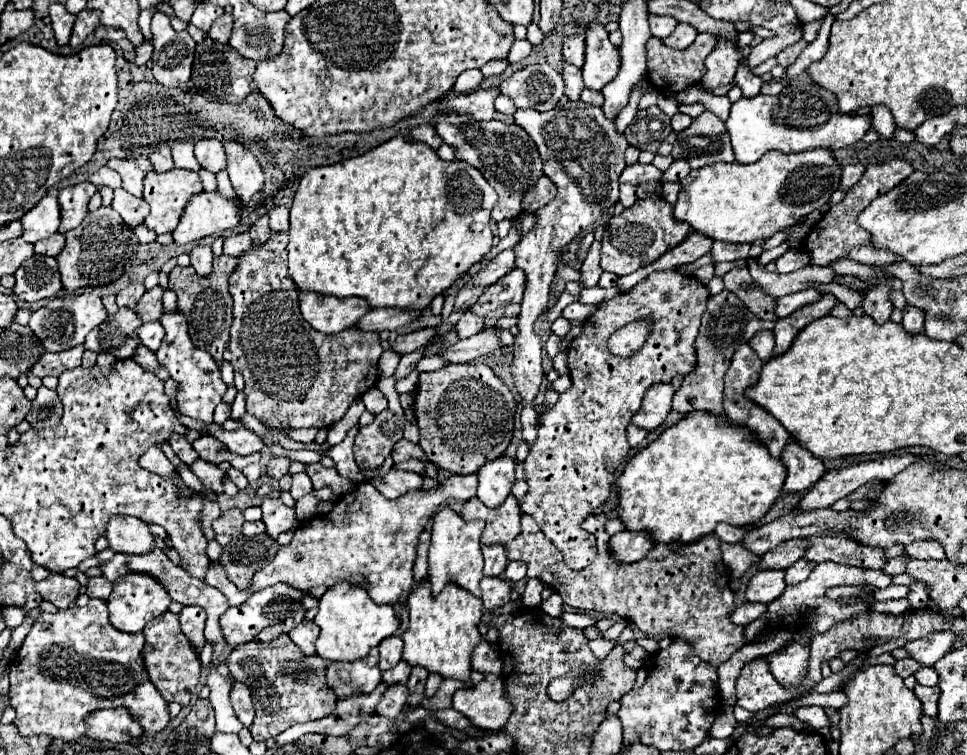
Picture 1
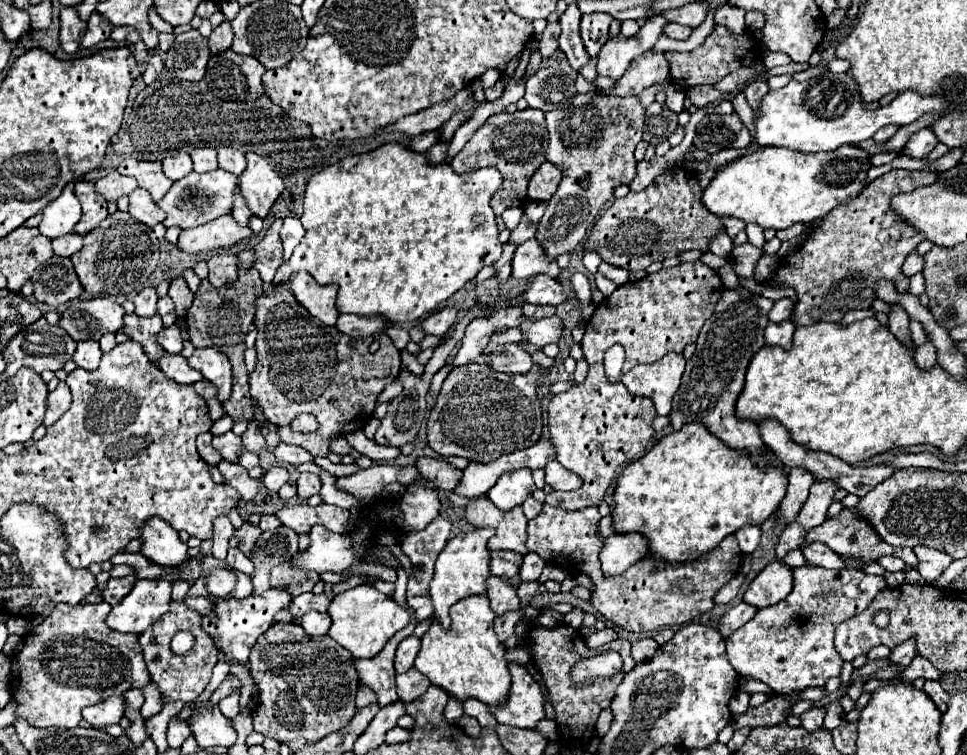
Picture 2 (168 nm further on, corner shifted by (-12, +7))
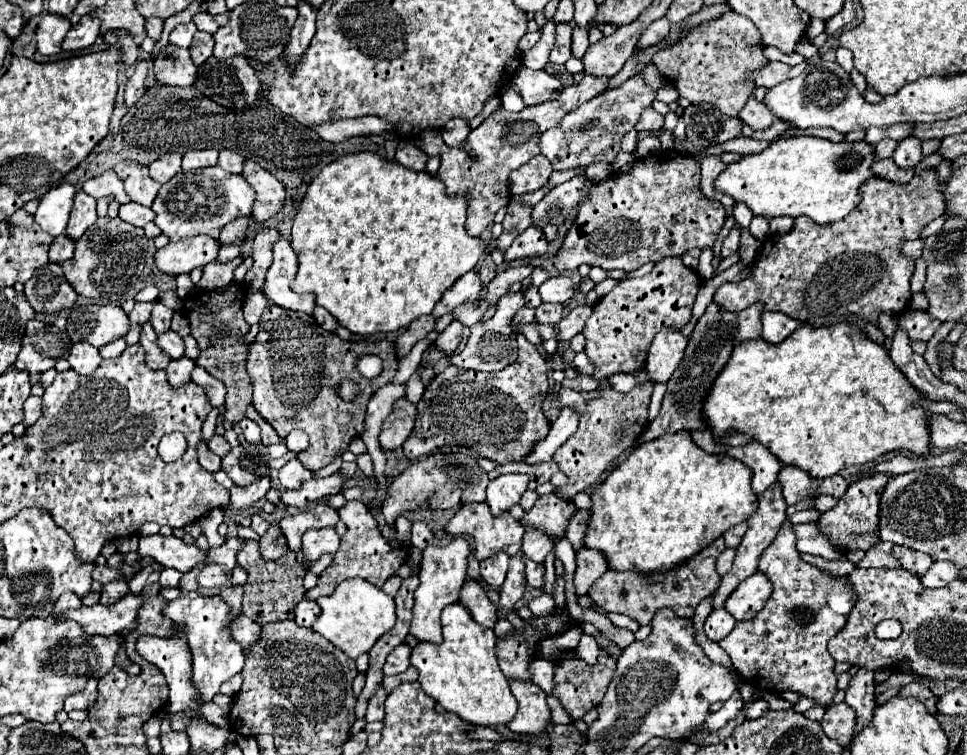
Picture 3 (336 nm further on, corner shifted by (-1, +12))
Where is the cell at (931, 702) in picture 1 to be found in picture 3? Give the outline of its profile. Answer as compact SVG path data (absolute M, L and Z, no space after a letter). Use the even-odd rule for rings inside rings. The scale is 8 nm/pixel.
M907 684L907 686L903 686L899 690L899 696L913 696L913 698L917 698L917 700L921 700L925 704L929 714L935 714L935 704L937 702L935 702L935 696L933 696L933 692L929 688L919 686L919 684Z

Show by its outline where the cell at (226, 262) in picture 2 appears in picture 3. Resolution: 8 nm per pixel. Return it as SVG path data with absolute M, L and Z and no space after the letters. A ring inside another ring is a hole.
M243 256L235 258L233 262L221 264L221 262L211 262L203 268L203 278L199 282L199 288L205 292L211 292L215 288L223 288L233 280L233 272L235 268L243 262Z

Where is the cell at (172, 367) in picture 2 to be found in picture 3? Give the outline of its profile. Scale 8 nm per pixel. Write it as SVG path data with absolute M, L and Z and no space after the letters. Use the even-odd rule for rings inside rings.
M181 358L181 360L171 360L169 366L167 366L167 378L169 378L169 384L173 388L181 388L185 384L191 382L191 370L195 368L195 362L189 360L189 358Z

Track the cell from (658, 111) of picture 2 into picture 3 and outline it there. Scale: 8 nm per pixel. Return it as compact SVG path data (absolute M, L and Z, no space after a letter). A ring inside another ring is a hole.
M645 108L645 112L641 114L639 122L635 124L637 132L643 130L661 130L663 128L663 116L659 112L655 112L653 108Z

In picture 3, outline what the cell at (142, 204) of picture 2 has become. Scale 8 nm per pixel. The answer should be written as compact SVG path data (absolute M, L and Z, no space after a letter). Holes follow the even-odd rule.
M129 202L129 204L121 204L119 208L119 218L123 222L129 222L137 228L143 228L147 222L151 222L155 218L155 212L151 208L145 208L141 204L135 204L135 202Z

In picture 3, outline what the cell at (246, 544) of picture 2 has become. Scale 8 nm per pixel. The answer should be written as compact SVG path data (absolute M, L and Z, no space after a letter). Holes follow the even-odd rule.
M247 542L245 548L237 554L237 564L247 572L247 584L243 588L243 614L251 616L257 624L279 622L279 620L293 620L295 606L301 596L305 596L303 578L307 570L297 562L293 552L287 552L281 560L265 560L259 556L257 542Z

